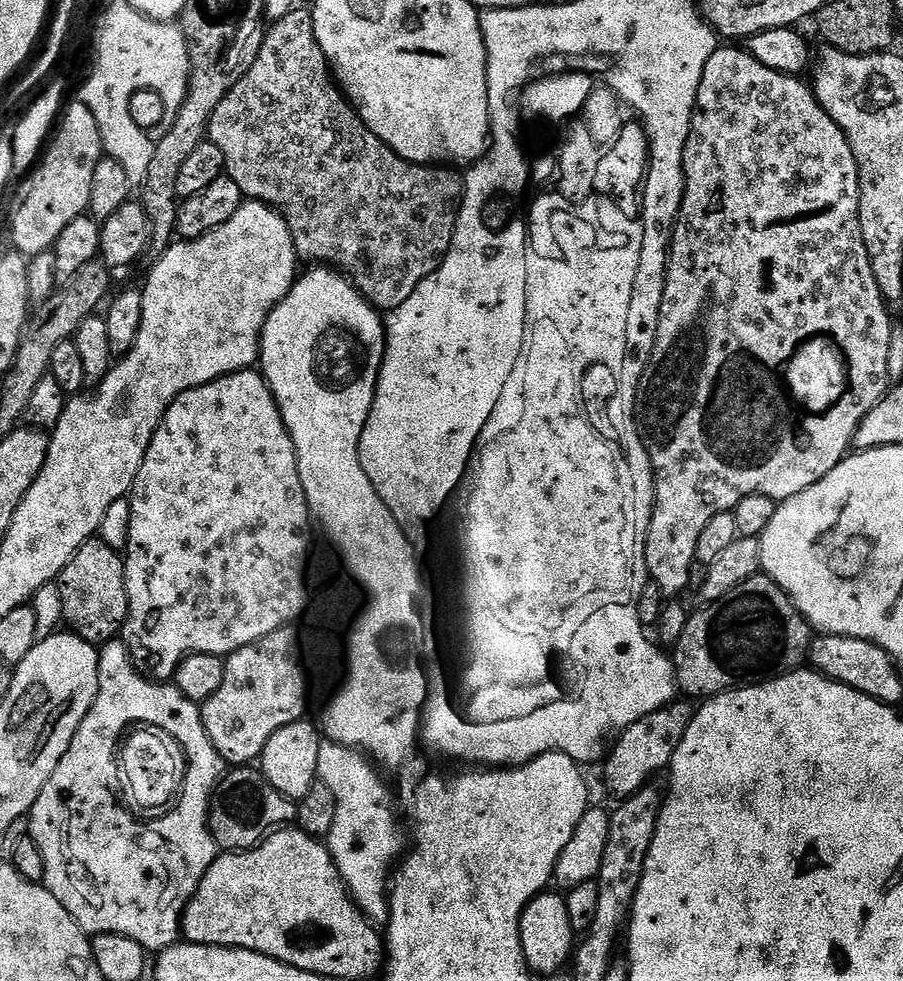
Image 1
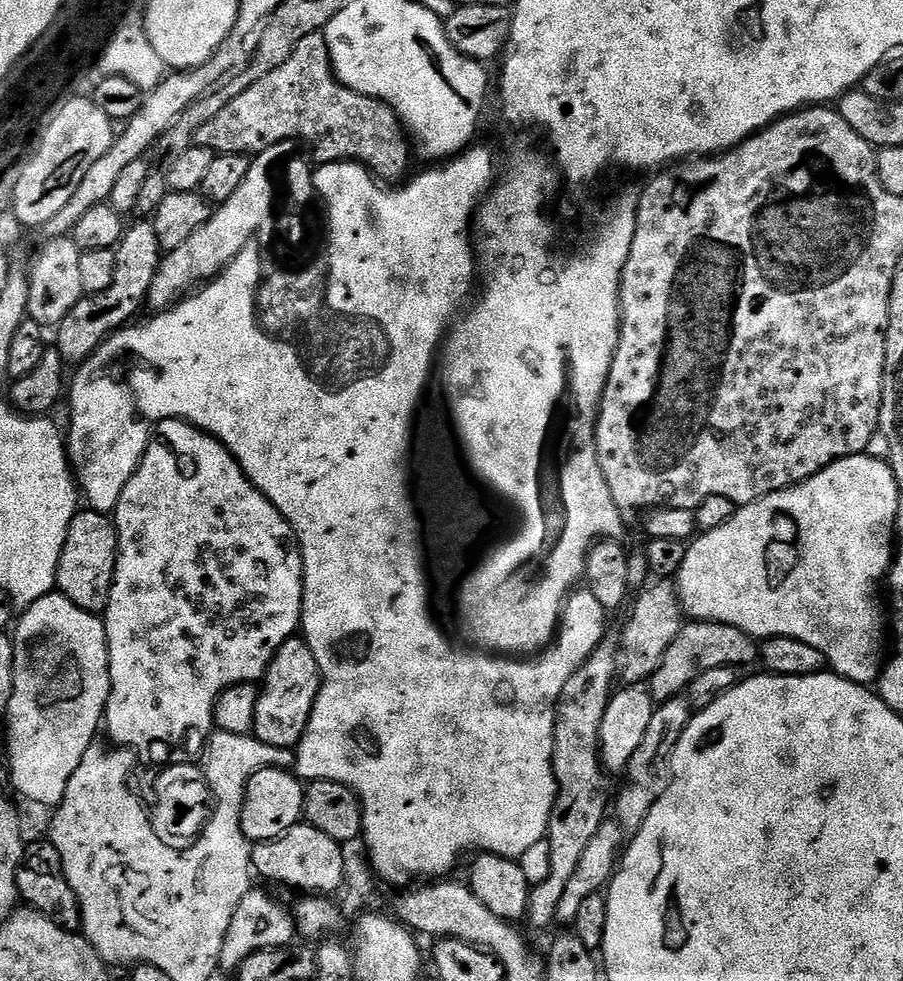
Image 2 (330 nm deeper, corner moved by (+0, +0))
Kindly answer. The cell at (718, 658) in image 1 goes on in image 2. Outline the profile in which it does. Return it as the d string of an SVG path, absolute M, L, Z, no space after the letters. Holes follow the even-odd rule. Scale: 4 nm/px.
M698 620L685 623L680 629L678 638L670 642L670 650L662 658L658 670L654 670L646 687L657 705L664 704L670 698L681 695L706 670L714 670L714 666L726 666L739 669L740 664L756 664L758 660L758 644L753 637L742 630L725 624L715 624L709 620Z

